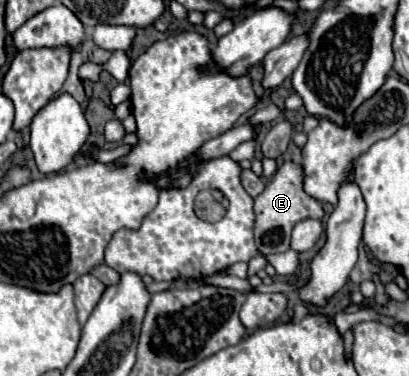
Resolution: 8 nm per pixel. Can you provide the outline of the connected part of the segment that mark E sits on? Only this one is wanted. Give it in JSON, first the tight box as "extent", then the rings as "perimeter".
{"extent":[253,162,323,256],"perimeter":[[[285,162],[275,172],[275,176],[267,182],[265,190],[253,200],[253,210],[255,210],[255,244],[263,256],[287,252],[291,230],[297,222],[305,218],[315,220],[323,218],[321,204],[303,192],[303,172],[299,172],[299,166],[293,162]]]}

